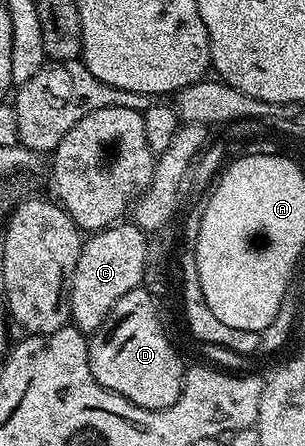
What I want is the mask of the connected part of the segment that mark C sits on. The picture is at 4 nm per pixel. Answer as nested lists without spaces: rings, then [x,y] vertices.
[[[117,222],[101,228],[81,243],[78,266],[74,266],[68,289],[70,320],[81,334],[98,331],[106,322],[110,310],[114,310],[118,298],[143,285],[147,244],[148,236],[131,222]]]

